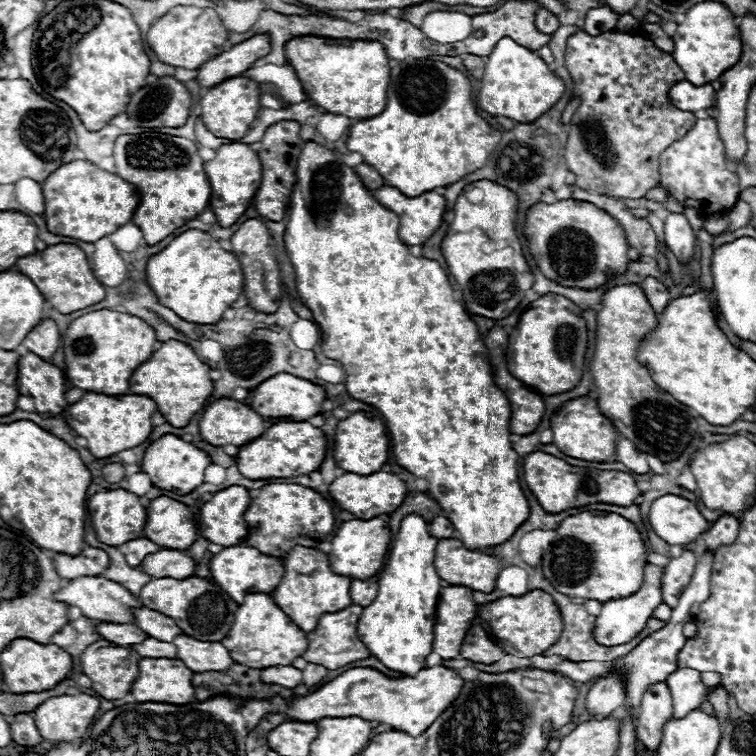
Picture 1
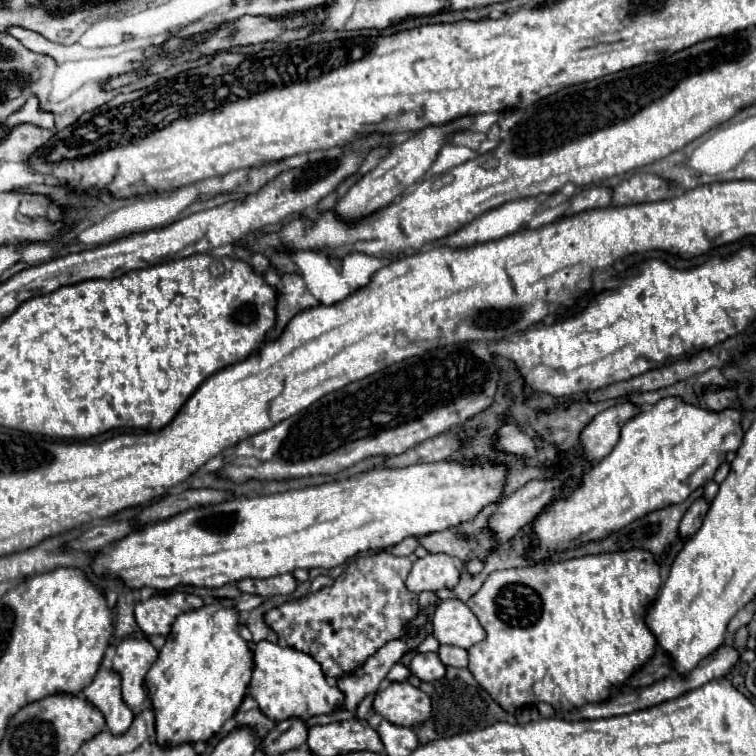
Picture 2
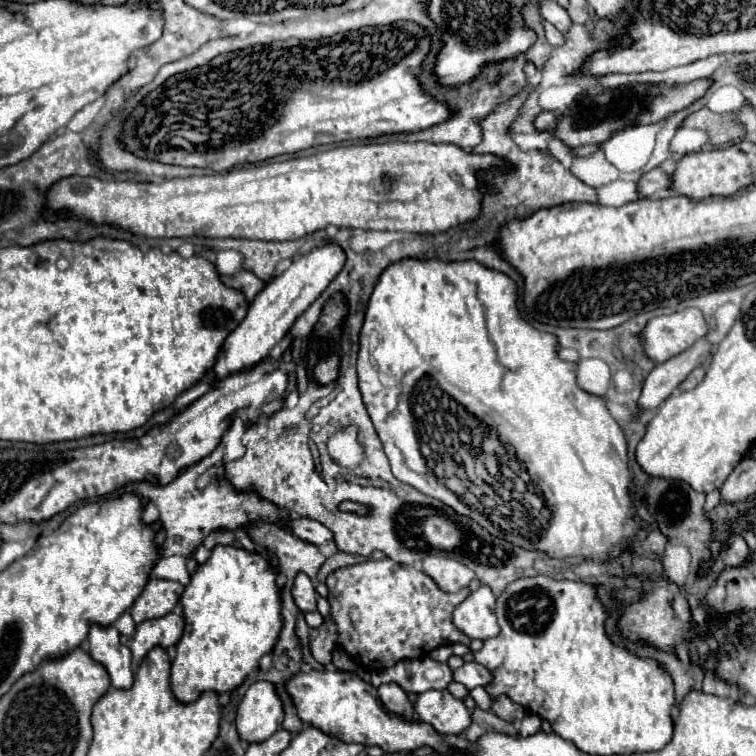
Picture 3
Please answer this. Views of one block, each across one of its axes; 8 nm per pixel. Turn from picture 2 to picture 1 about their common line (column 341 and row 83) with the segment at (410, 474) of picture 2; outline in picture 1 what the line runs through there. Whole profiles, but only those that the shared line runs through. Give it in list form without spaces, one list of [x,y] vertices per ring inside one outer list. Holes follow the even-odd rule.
[[[502,38],[488,56],[480,82],[478,106],[494,116],[506,116],[516,122],[530,123],[548,112],[562,98],[564,90],[564,80],[558,78],[534,50],[528,50],[510,38]]]

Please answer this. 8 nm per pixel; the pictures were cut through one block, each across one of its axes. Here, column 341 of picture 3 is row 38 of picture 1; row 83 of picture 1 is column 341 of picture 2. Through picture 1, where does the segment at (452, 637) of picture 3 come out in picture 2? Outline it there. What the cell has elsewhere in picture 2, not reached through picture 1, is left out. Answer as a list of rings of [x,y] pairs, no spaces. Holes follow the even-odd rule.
[[[386,550],[372,556],[358,556],[344,568],[344,572],[334,580],[332,586],[308,594],[304,600],[292,600],[280,608],[270,610],[266,614],[266,622],[270,624],[270,628],[274,628],[278,636],[282,634],[284,642],[290,648],[310,654],[314,660],[318,660],[328,678],[340,678],[352,674],[354,670],[362,668],[366,660],[372,654],[376,654],[386,642],[402,638],[408,632],[410,622],[416,618],[418,596],[406,588],[406,578],[410,570],[412,562],[408,558],[392,556]]]

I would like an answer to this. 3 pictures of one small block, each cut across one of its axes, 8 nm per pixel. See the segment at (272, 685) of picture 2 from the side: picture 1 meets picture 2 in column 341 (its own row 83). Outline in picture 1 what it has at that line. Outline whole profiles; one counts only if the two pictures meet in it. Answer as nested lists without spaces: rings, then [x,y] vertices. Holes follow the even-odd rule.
[[[700,2],[686,12],[684,22],[678,24],[676,34],[672,36],[672,42],[674,42],[672,58],[682,68],[684,78],[690,84],[694,86],[708,84],[740,60],[742,40],[734,20],[736,20],[734,14],[720,2]]]

